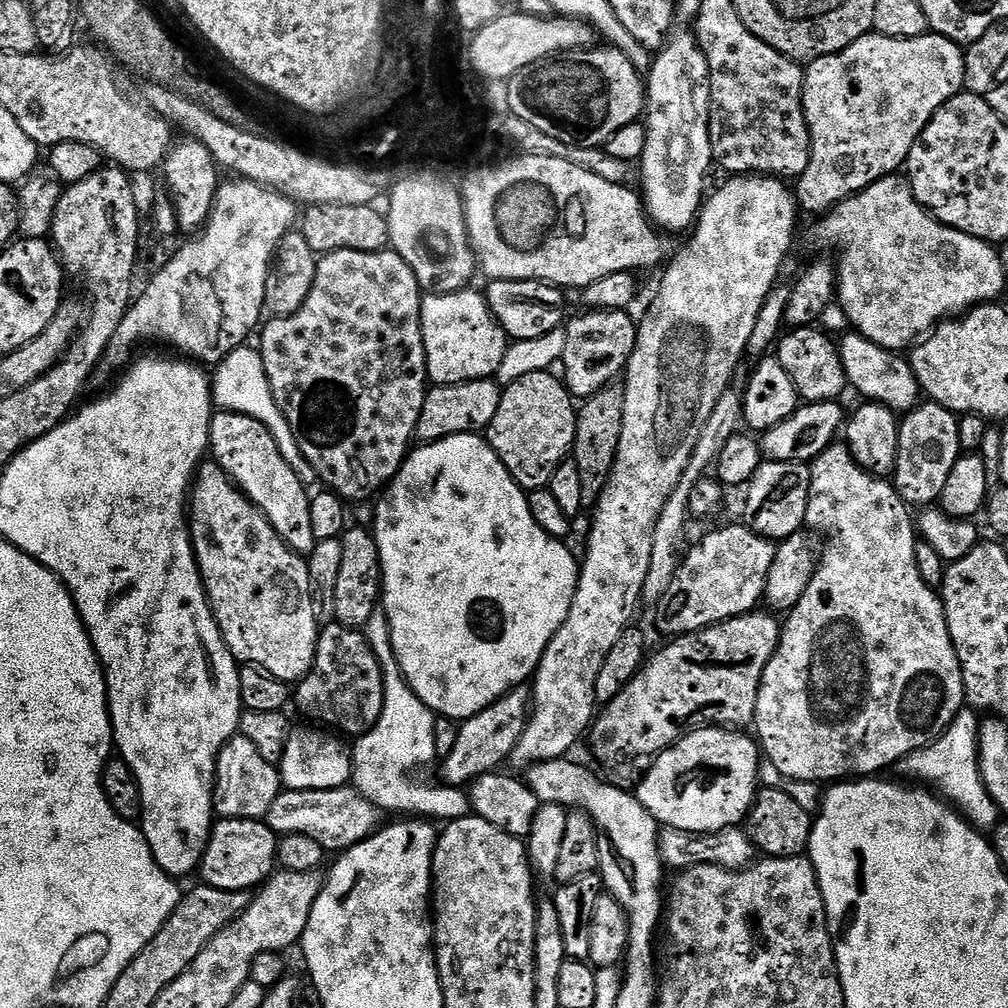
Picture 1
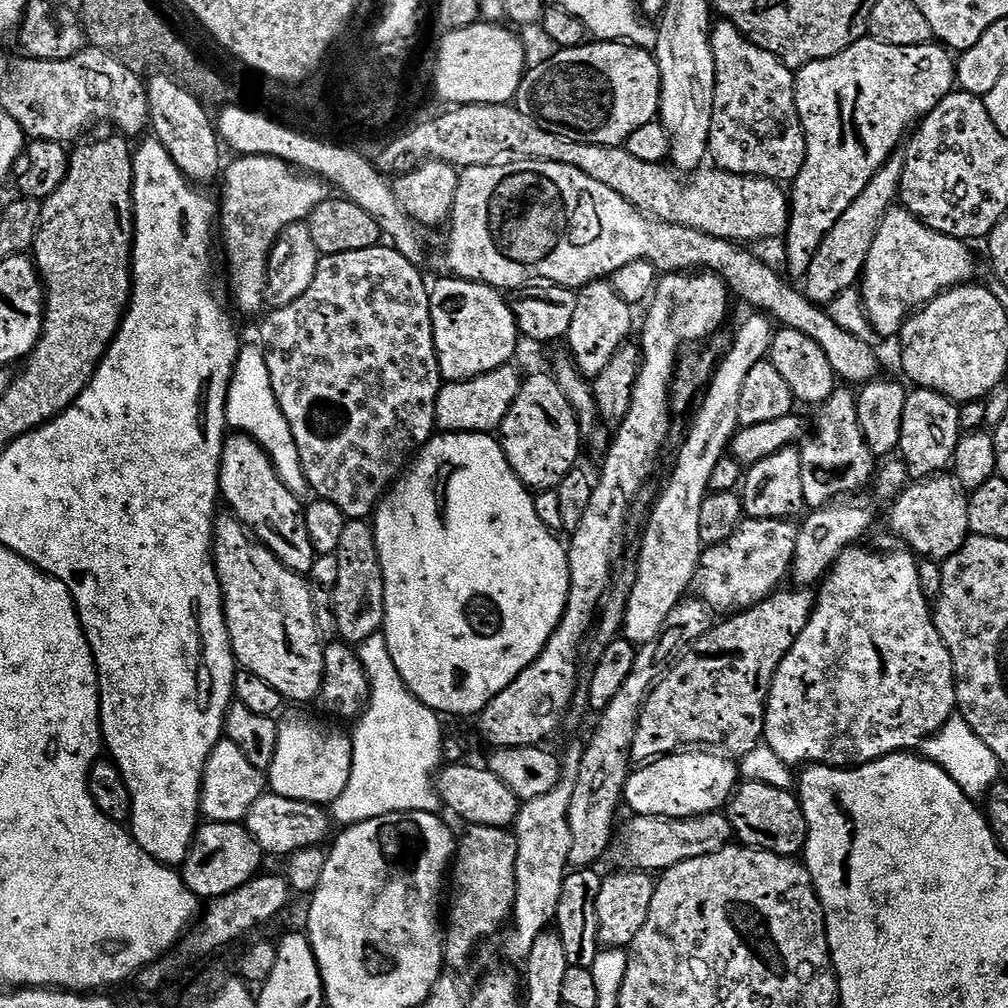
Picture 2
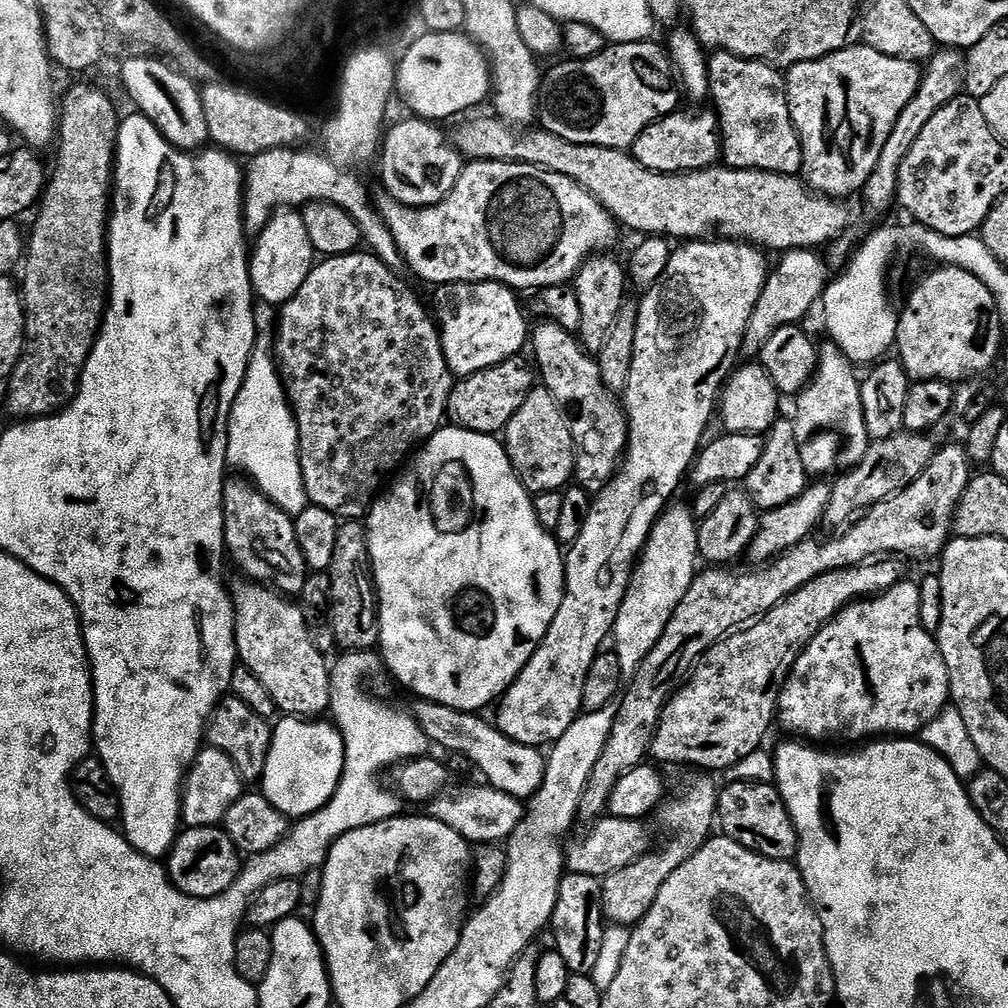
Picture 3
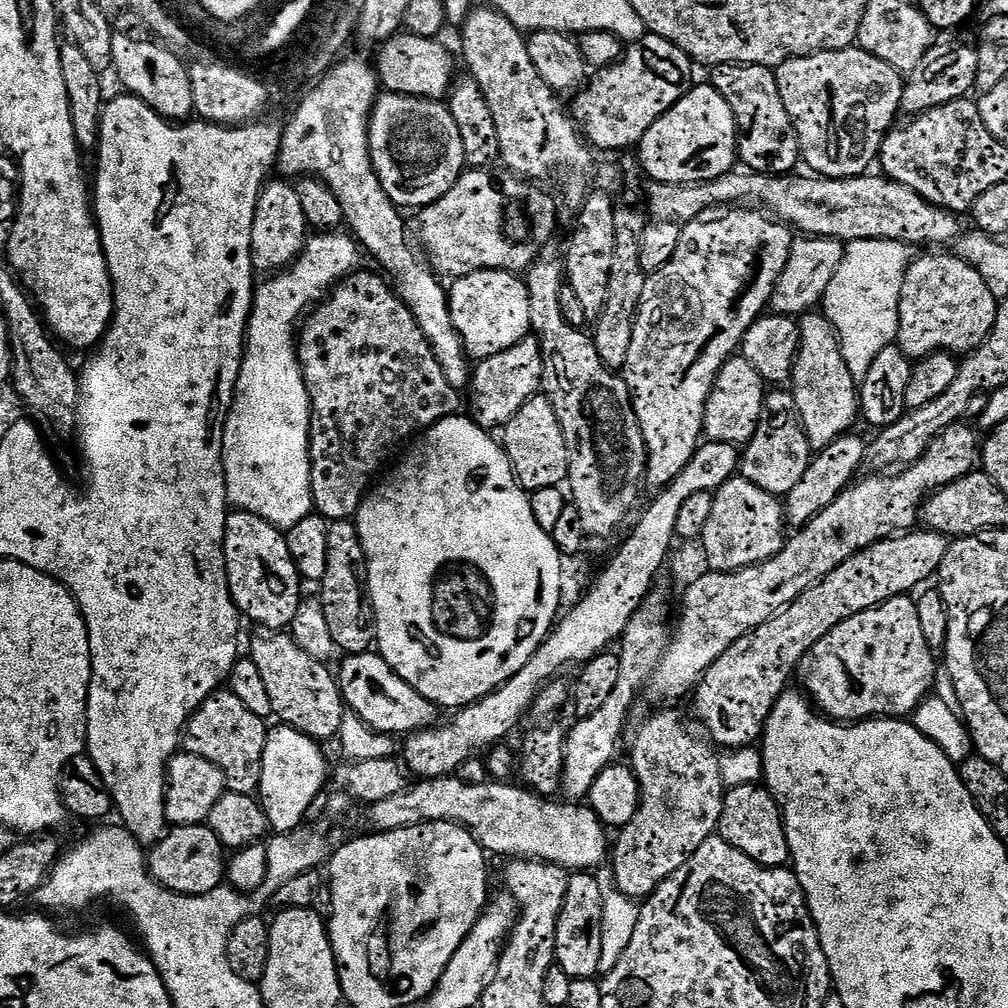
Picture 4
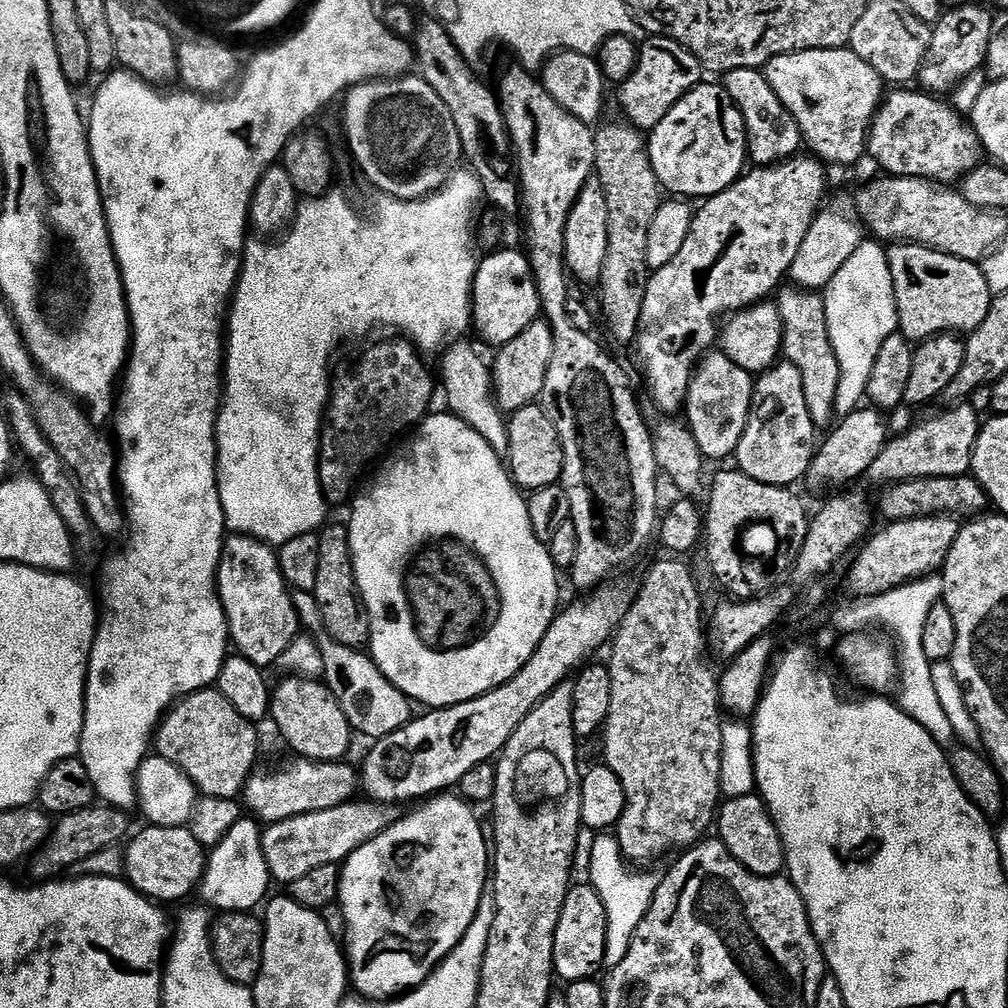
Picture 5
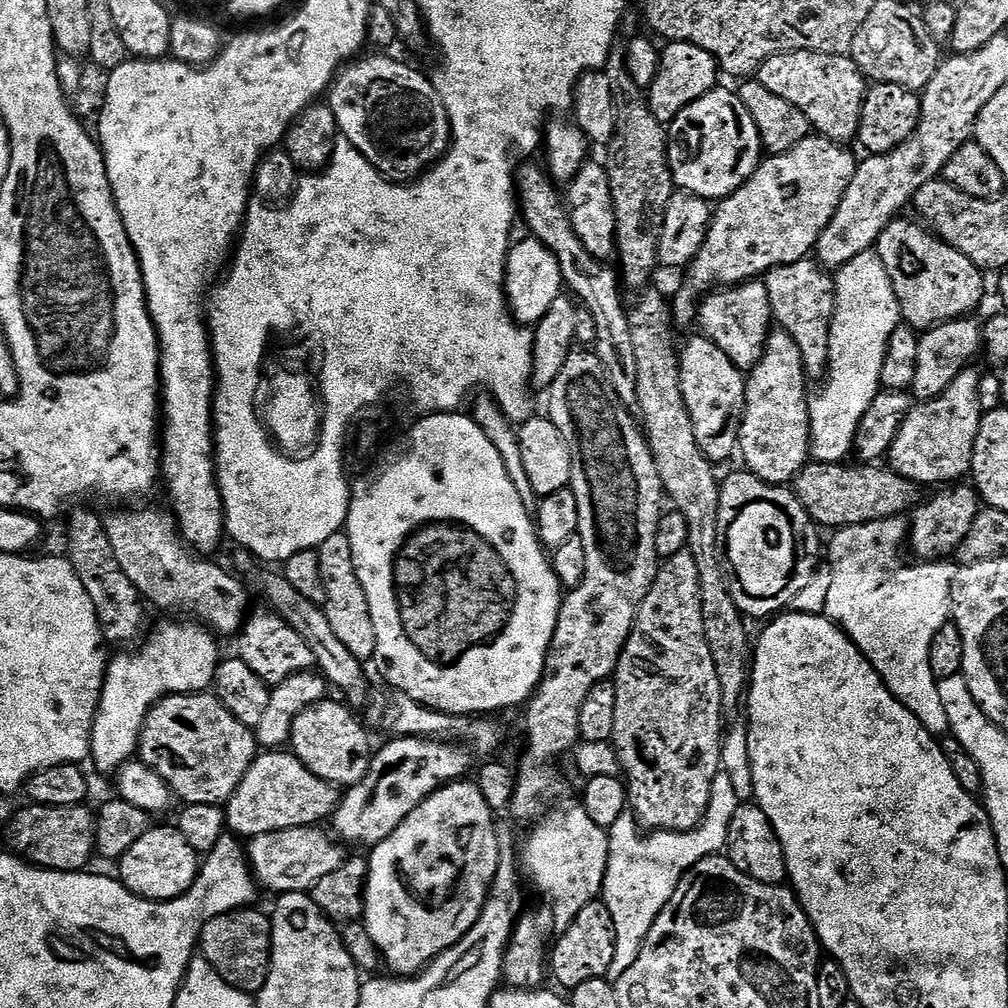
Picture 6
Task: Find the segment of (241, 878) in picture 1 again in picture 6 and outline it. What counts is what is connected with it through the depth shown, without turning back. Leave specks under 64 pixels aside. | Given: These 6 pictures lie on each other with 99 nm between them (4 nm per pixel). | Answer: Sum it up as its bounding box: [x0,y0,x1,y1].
[118,826,200,900]

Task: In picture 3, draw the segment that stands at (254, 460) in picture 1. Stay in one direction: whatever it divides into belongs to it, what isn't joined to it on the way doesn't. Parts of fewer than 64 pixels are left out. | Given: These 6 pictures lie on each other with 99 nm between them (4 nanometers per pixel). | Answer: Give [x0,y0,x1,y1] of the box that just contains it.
[224,475,310,594]

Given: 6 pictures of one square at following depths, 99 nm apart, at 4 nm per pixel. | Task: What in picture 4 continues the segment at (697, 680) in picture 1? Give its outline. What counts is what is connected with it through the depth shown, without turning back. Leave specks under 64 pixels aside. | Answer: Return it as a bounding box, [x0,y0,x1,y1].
[694,530,949,750]

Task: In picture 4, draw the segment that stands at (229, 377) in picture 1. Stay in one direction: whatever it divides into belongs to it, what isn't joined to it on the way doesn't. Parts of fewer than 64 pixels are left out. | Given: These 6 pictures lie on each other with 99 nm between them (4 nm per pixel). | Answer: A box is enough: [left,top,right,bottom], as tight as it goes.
[226,230,358,530]

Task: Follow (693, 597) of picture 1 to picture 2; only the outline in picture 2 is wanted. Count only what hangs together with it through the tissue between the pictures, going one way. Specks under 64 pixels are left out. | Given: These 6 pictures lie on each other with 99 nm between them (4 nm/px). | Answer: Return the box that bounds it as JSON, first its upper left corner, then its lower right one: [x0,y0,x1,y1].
[692,519,799,614]

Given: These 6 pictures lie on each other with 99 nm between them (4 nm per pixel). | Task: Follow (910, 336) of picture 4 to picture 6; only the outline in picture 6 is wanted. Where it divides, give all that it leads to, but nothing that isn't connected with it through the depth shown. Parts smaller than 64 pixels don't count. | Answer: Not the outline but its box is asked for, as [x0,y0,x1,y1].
[874,219,985,330]

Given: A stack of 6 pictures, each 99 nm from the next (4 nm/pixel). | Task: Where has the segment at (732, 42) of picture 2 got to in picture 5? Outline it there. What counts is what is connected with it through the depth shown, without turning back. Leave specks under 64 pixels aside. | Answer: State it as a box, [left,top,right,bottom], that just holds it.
[722,68,802,165]

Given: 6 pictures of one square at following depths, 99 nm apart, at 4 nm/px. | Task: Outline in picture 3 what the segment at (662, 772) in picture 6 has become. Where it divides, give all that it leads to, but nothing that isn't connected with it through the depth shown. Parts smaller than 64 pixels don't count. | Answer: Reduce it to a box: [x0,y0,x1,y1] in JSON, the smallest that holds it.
[600,775,718,926]

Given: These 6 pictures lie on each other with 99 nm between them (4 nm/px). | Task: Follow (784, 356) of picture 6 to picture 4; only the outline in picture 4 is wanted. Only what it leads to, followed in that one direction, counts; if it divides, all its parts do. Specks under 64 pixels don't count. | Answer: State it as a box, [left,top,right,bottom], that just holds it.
[739,390,813,498]

